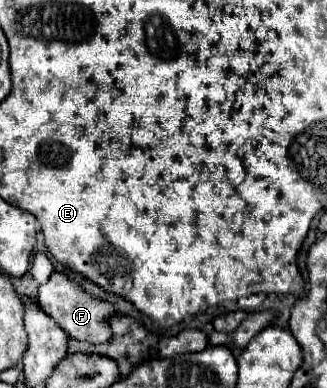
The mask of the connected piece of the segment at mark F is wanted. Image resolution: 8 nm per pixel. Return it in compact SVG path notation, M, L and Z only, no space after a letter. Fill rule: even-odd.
M53 272L51 278L45 284L39 286L37 304L73 340L85 340L85 342L91 342L91 344L103 344L103 342L107 342L111 338L111 330L107 326L107 318L115 314L115 308L109 302L95 300L93 296L89 296L89 294L81 292L79 288L75 288L65 274Z

